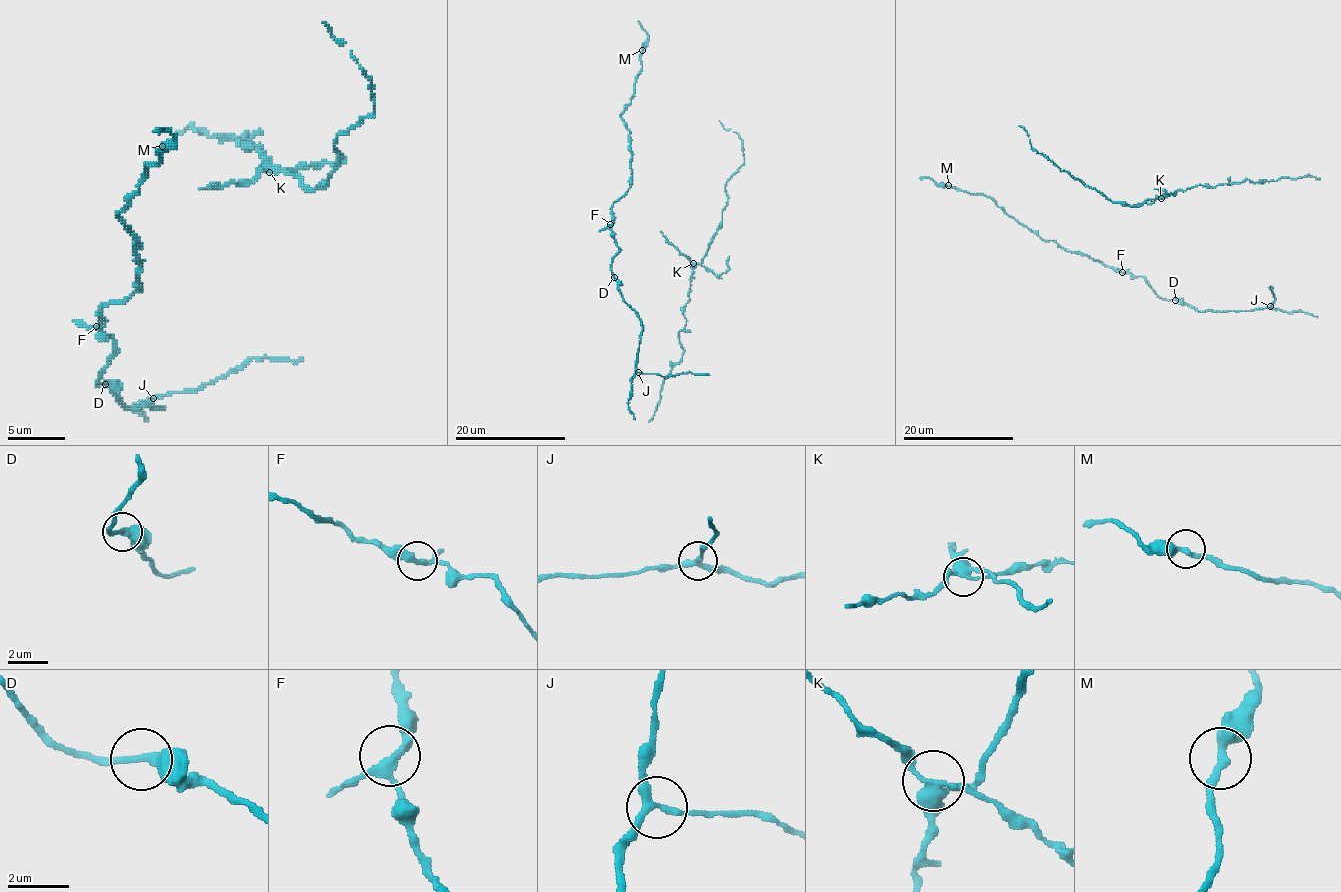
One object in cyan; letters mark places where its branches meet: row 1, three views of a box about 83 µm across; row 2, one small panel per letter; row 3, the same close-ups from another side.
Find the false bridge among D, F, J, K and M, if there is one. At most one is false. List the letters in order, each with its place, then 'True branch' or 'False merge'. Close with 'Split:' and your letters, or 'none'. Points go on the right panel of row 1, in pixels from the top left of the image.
D: Place: (1175, 300). True branch
F: Place: (1122, 272). True branch
J: Place: (1270, 306). True branch
K: Place: (1161, 198). False merge
M: Place: (948, 185). True branch
Split: K

